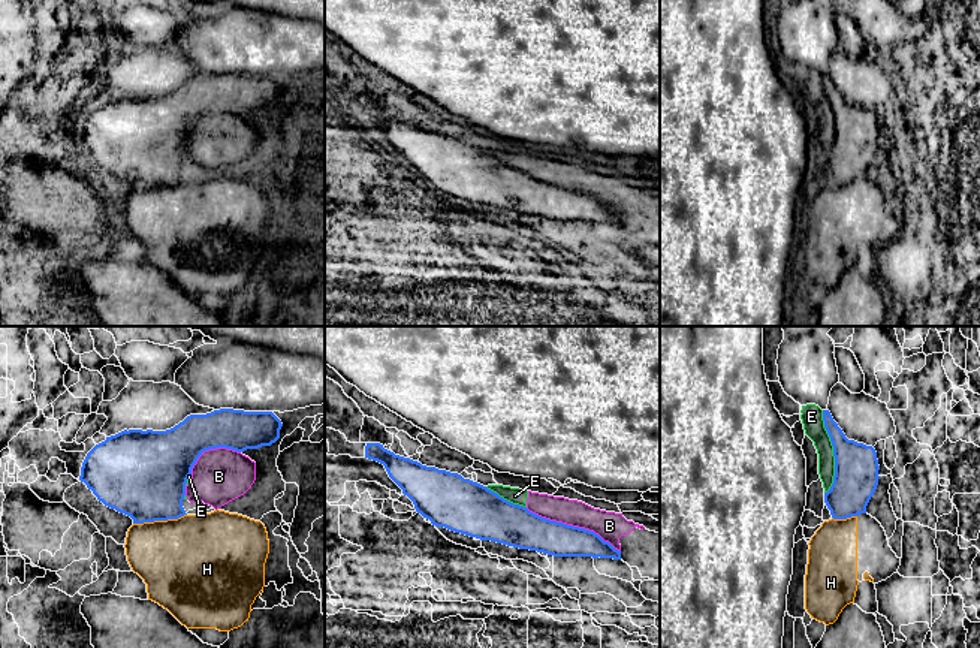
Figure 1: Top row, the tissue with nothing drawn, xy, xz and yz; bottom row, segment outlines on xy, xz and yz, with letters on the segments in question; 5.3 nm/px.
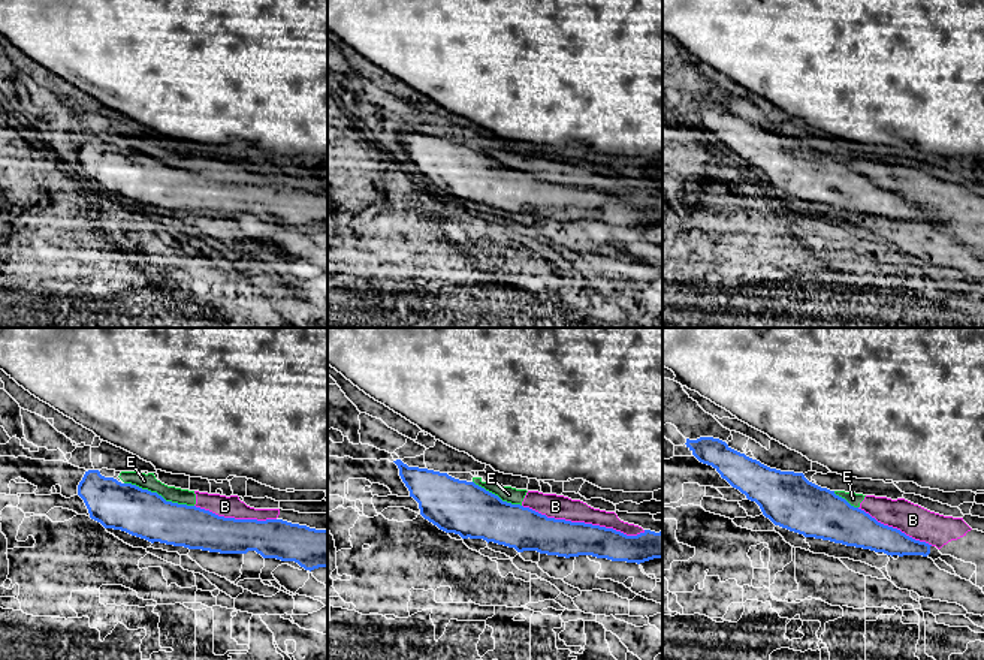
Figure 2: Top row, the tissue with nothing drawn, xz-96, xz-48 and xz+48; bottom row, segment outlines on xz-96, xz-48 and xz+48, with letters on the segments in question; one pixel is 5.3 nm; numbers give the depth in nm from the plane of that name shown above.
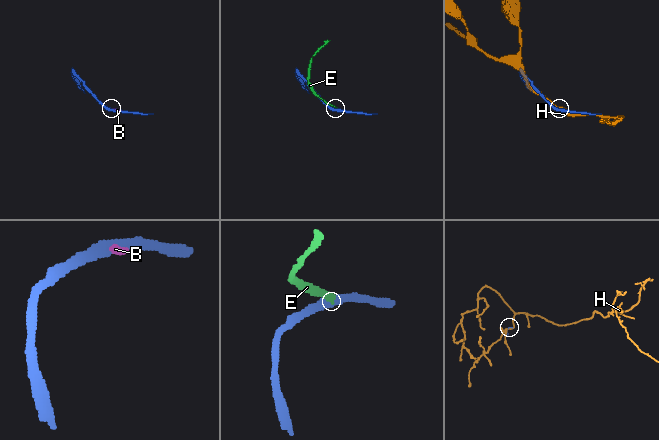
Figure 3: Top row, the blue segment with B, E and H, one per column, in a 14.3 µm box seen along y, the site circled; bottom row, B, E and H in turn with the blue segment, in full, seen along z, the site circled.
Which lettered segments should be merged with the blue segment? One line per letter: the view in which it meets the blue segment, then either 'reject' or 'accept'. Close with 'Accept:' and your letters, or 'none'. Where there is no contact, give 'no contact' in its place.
B: contact in xz; reject
E: contact in yz; reject
H: contact in xy; reject
Accept: none

